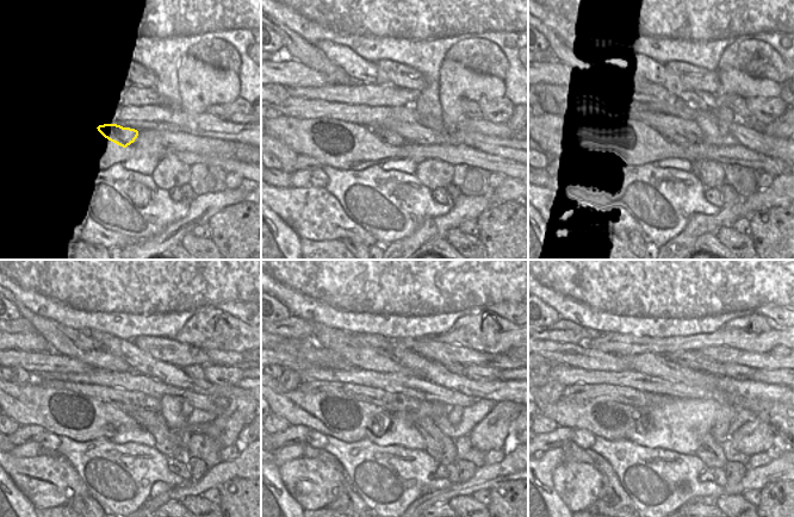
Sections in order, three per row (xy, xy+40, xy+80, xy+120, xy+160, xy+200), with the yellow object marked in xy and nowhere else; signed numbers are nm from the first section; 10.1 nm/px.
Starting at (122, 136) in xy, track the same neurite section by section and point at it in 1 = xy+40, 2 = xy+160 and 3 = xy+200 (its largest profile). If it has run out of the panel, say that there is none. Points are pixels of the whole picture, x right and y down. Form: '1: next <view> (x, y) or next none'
1: next xy+40 (386, 136)
2: next xy+160 (440, 447)
3: next xy+200 (711, 453)

